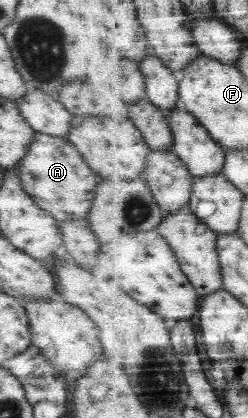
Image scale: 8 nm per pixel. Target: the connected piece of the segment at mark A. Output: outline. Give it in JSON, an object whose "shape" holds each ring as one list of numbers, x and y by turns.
{"shape":[[34,132,28,155,20,161,17,171,23,190,58,223,87,218,98,177,67,139]]}

